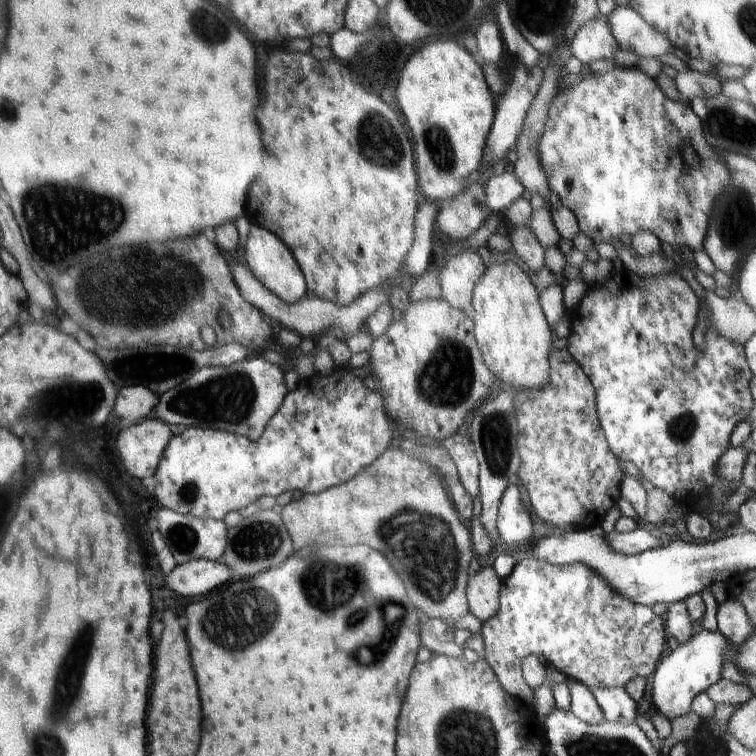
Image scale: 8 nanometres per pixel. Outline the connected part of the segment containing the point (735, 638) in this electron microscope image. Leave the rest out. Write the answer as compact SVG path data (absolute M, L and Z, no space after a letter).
M728 599L717 606L717 626L736 648L741 648L754 628L744 605L736 599Z

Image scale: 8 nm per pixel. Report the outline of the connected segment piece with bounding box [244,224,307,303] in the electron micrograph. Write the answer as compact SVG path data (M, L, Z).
M252 224L244 252L248 268L272 294L275 294L287 303L295 303L302 297L306 297L307 284L301 268L294 260L290 250L282 244L282 240L278 240L272 232Z

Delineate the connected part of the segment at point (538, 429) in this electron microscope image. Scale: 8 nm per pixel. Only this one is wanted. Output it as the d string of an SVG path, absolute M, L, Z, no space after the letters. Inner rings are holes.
M552 350L549 355L549 379L543 387L522 389L517 394L517 445L522 458L518 476L528 490L530 504L540 520L550 524L550 532L584 531L600 527L604 516L621 498L623 477L617 456L610 450L601 429L595 405L595 388L582 367L566 350Z

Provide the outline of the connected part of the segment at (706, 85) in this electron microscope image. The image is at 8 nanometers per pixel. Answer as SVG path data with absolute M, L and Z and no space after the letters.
M687 70L678 73L675 78L676 88L681 98L690 102L697 96L712 96L721 92L722 79L713 72L699 73Z

